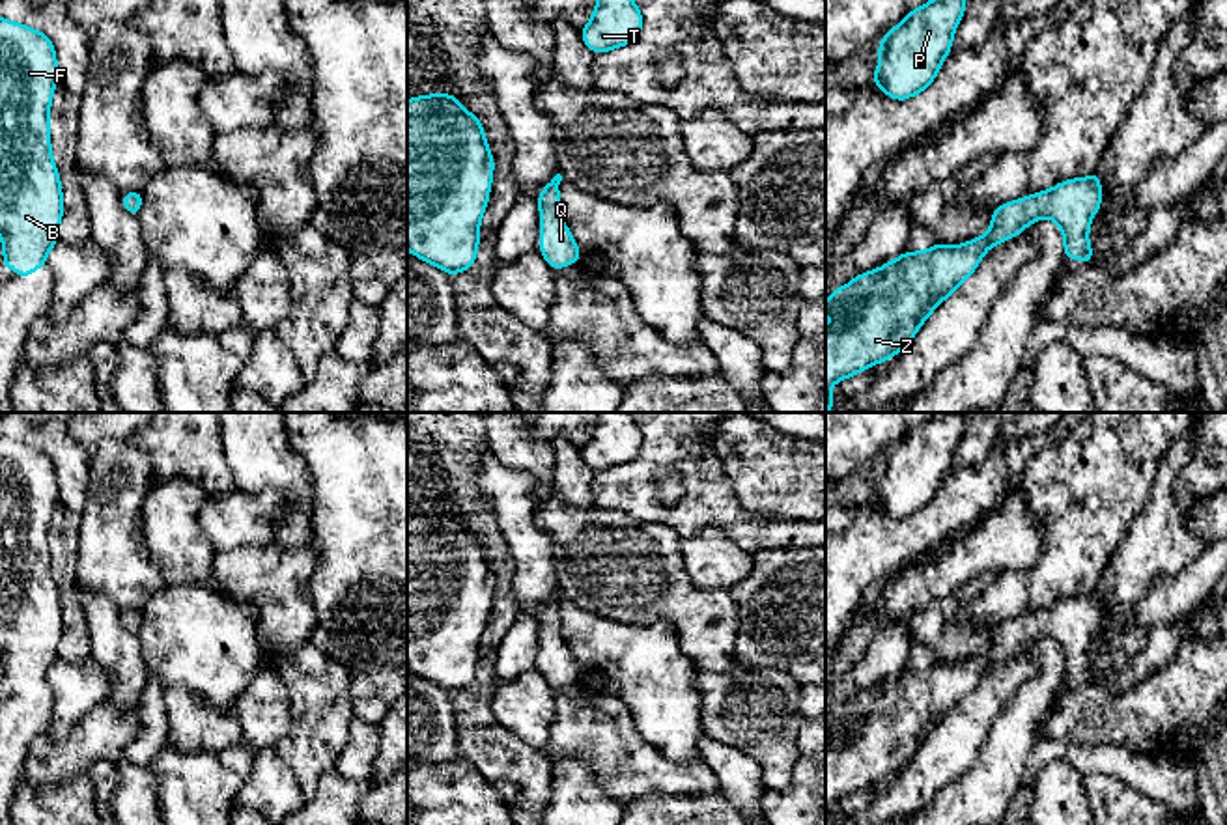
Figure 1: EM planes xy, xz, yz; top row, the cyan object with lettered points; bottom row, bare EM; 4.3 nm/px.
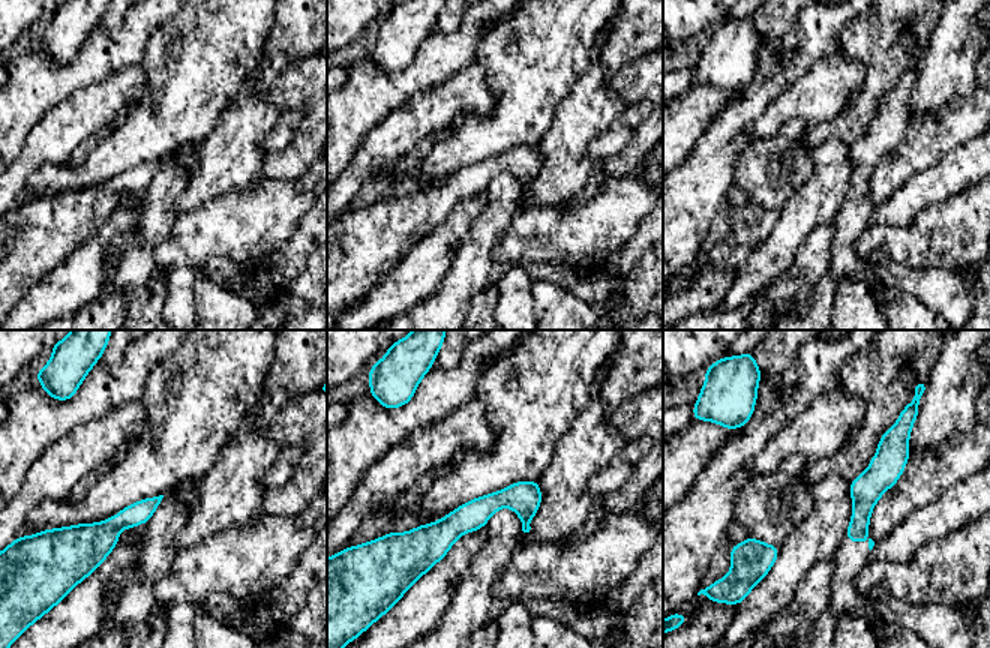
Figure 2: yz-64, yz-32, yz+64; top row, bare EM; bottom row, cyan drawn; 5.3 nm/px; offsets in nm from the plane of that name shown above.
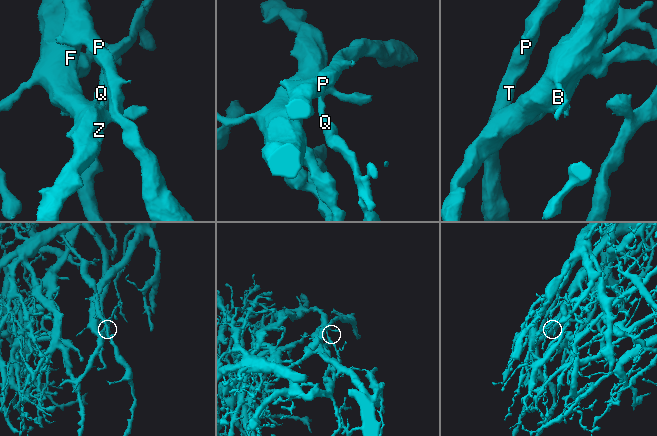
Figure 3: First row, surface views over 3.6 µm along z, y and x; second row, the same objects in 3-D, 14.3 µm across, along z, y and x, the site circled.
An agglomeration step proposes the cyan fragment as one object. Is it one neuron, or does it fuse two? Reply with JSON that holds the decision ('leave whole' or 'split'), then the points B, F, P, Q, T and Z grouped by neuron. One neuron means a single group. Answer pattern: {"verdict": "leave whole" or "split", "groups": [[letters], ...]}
{"verdict": "leave whole", "groups": [["B", "F", "P", "Q", "T", "Z"]]}

